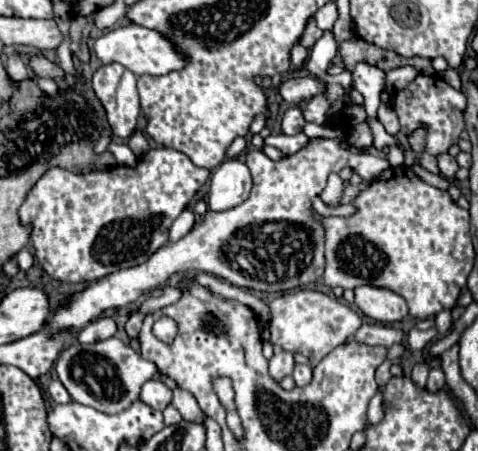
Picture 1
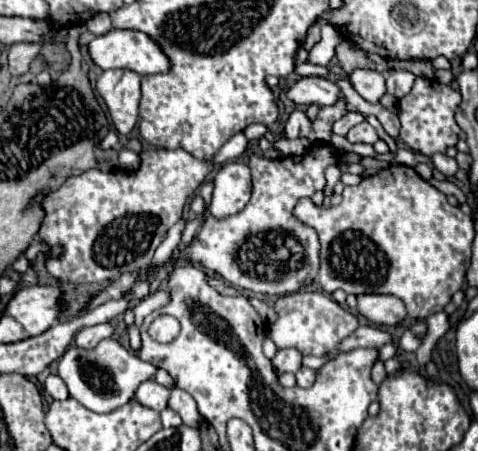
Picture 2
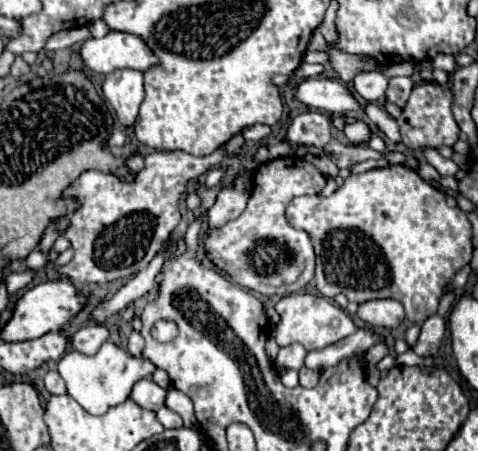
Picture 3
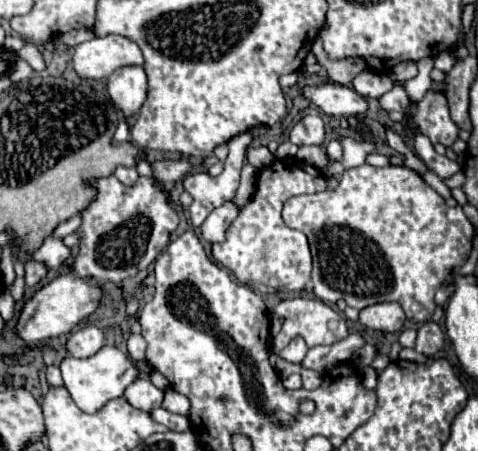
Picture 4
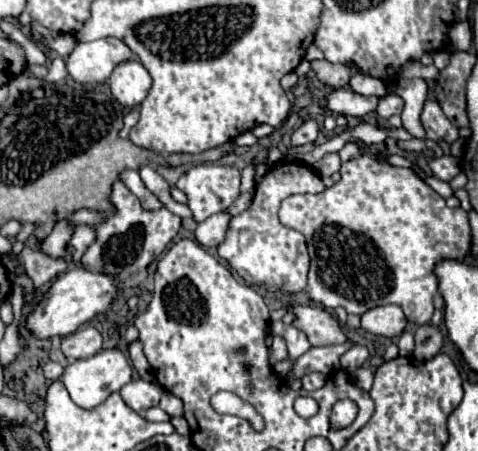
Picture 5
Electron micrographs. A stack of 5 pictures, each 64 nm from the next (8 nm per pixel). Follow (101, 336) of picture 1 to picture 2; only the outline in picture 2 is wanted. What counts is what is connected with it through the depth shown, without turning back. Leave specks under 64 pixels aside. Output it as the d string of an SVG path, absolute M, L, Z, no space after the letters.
M106 322L106 324L98 324L98 326L88 326L88 328L82 328L82 330L76 334L74 342L76 342L78 348L92 350L92 348L98 346L100 340L110 338L112 332L114 332L114 328L112 328L108 322Z

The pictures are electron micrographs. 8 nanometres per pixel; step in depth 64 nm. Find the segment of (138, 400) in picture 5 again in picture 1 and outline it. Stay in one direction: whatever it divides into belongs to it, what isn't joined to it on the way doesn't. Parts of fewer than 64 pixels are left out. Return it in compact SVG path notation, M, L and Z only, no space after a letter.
M152 378L142 386L140 400L154 410L164 410L172 402L172 390L164 386L158 378Z

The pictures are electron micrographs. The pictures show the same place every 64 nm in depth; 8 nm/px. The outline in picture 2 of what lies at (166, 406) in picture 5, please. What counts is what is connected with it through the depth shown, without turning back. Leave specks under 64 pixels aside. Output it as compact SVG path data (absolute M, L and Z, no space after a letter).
M172 388L172 394L170 394L170 400L168 400L168 406L172 410L176 410L184 424L186 426L192 426L192 428L198 428L200 426L200 412L196 408L196 402L192 400L192 396L180 388Z

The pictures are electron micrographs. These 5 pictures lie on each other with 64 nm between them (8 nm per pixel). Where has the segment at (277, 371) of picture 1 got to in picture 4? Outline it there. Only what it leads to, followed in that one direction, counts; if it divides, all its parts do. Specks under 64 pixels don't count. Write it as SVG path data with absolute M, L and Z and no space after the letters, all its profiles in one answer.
M296 336L296 338L292 338L292 340L290 340L290 344L288 344L284 350L280 350L278 354L280 354L284 360L288 360L288 362L300 364L300 360L304 360L306 352L308 352L306 342L304 342L300 336Z

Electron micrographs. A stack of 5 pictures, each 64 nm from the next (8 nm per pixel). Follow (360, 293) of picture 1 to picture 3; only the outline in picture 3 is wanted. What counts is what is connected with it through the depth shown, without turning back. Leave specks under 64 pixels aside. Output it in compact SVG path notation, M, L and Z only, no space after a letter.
M370 300L358 306L362 322L374 328L398 328L404 320L404 306L398 300Z

